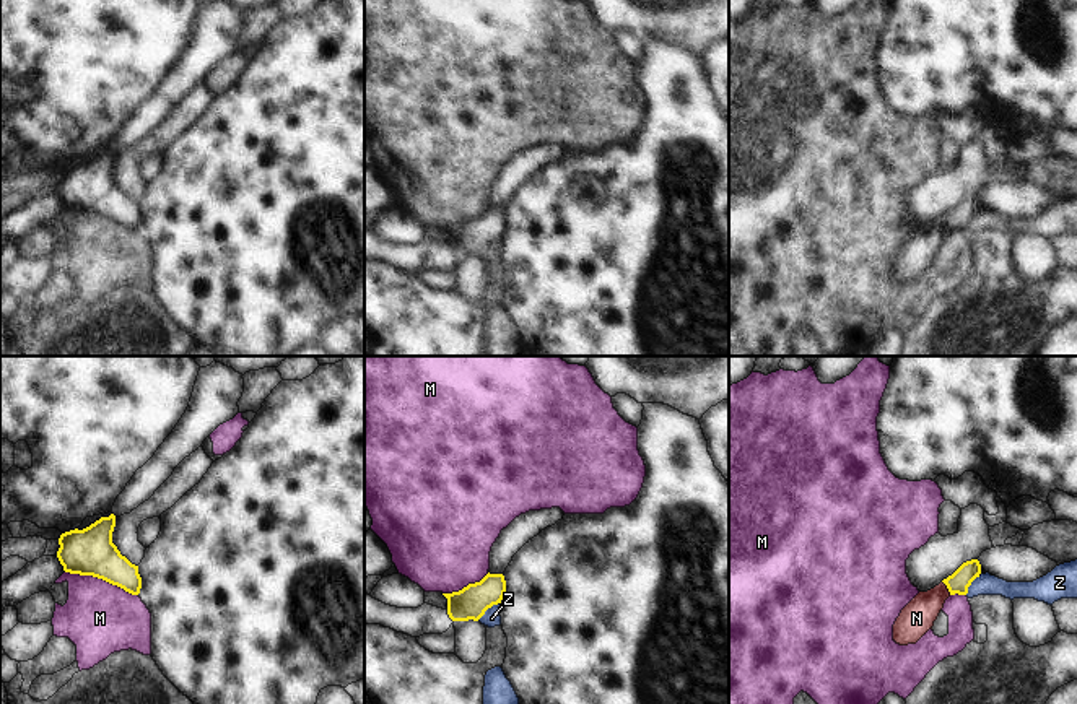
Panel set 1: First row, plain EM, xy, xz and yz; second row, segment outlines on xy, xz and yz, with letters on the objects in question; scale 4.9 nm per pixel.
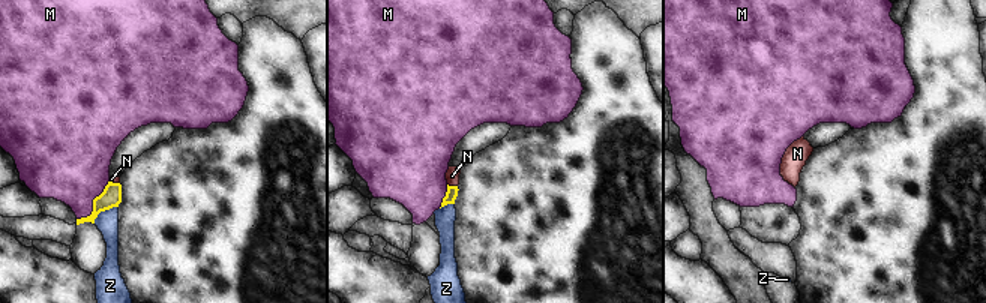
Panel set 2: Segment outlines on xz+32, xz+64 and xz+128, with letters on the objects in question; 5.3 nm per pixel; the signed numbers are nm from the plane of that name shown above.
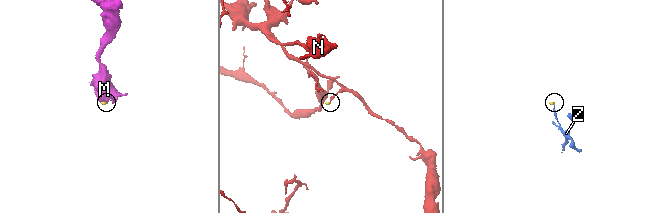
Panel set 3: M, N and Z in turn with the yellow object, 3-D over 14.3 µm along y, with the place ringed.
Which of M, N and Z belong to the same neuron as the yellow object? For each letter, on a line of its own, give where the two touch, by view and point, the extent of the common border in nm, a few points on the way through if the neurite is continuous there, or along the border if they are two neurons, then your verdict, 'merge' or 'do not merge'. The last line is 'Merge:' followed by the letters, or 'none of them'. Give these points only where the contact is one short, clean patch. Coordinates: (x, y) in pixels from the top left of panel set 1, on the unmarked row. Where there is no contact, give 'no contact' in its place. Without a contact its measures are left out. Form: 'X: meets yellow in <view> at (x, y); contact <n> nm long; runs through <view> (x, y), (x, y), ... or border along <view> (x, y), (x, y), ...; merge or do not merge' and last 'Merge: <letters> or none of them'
M: meets yellow in xy at (101, 213); contact 380 nm long; border along xy (65, 207), (101, 213), (137, 231); do not merge
N: meets yellow in yz at (947, 223); contact 80 nm long; runs through yz (959, 218), (947, 223), (916, 254); merge
Z: meets yellow in xz at (487, 244); contact 140 nm long; border along xz (498, 238), (477, 256); do not merge
Merge: N

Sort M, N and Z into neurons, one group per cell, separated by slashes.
M / N / Z

